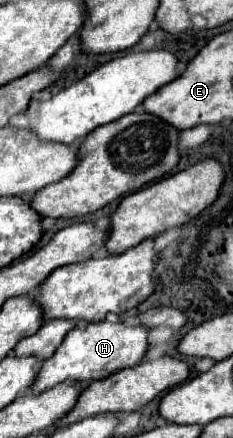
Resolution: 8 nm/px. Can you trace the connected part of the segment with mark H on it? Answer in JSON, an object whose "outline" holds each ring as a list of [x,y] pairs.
{"outline":[[[102,320],[98,324],[76,326],[66,334],[62,344],[54,352],[54,356],[50,356],[48,360],[42,362],[40,372],[38,372],[36,380],[32,382],[30,390],[40,394],[66,380],[84,384],[84,382],[92,382],[92,380],[102,380],[102,378],[110,376],[112,372],[118,372],[120,368],[132,368],[142,360],[142,356],[148,348],[146,334],[148,334],[148,330],[140,328],[140,324],[136,324],[136,326],[122,324],[122,322],[112,324],[108,320]]]}

